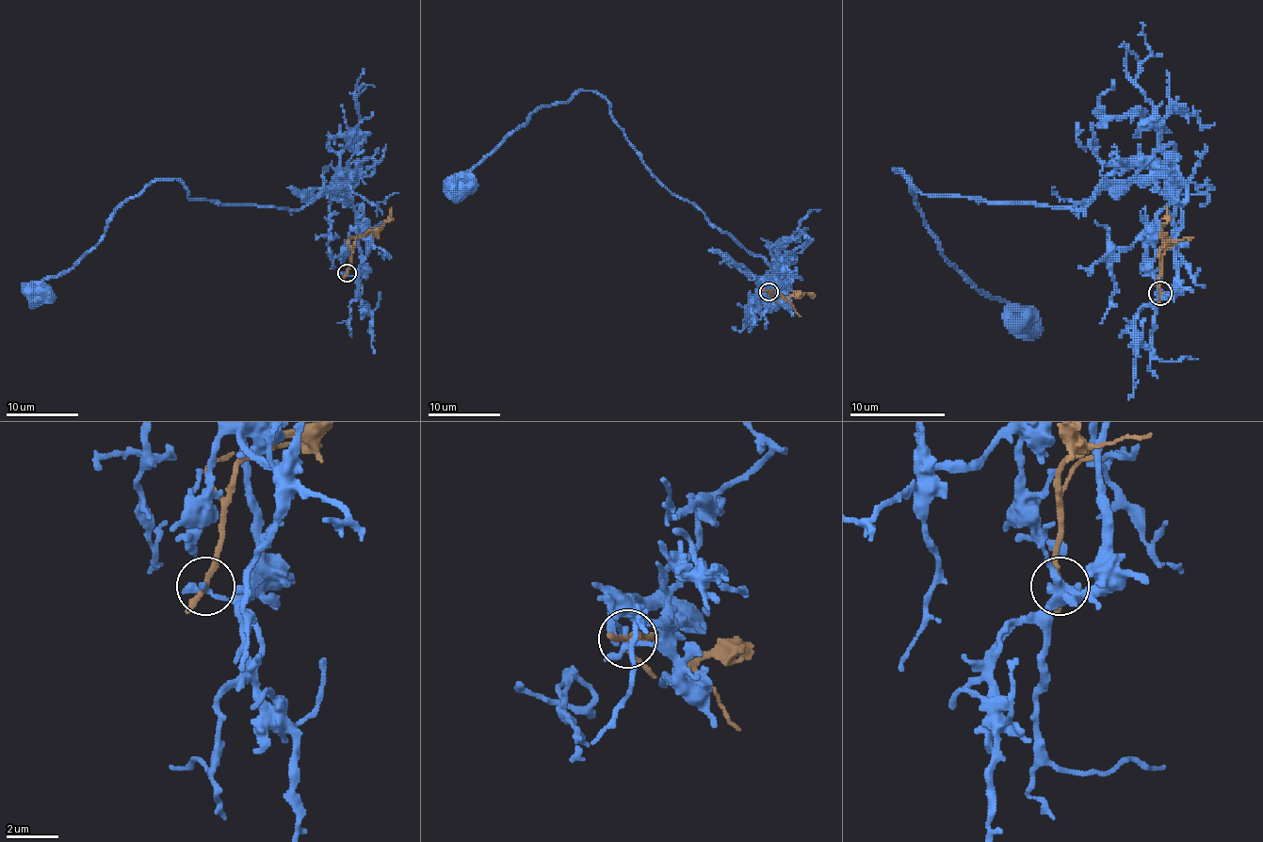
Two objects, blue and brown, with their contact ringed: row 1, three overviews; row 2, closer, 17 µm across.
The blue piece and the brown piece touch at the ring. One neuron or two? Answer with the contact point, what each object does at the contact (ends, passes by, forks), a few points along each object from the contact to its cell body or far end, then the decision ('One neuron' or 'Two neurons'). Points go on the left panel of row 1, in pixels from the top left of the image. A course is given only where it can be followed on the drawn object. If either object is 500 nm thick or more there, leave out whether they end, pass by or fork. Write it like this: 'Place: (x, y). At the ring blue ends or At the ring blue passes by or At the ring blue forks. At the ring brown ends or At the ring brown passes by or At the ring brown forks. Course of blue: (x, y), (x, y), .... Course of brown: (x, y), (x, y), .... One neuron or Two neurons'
Place: (347, 273). At the ring blue passes by. At the ring brown ends. Course of blue: (346, 272), (361, 270), (341, 180), (355, 175), (298, 209), (221, 205), (155, 179), (32, 306). Course of brown: (346, 272), (353, 242), (363, 234), (377, 231), (387, 220), (391, 207). Two neurons

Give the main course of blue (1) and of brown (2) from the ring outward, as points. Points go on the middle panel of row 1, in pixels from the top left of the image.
1: (768, 291), (777, 307), (763, 289), (781, 274), (676, 197), (591, 90), (542, 105), (454, 199)
2: (768, 291), (775, 291), (785, 298), (806, 293), (813, 296)

